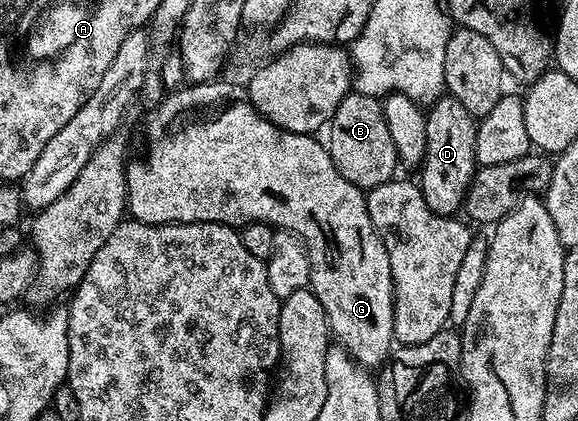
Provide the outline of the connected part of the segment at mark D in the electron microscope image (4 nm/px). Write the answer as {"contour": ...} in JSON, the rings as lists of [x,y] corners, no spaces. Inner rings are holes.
{"contour":[[[444,94],[439,97],[439,99],[430,107],[426,109],[427,121],[425,122],[425,158],[423,159],[422,164],[419,165],[417,169],[417,183],[421,194],[423,195],[423,201],[425,206],[429,206],[429,210],[433,214],[438,216],[455,216],[456,213],[460,211],[463,207],[463,200],[467,197],[467,191],[471,185],[471,179],[475,176],[476,163],[475,163],[475,125],[477,123],[476,117],[469,114],[469,110],[465,110],[465,106],[461,106],[461,102],[457,102],[457,98],[453,98],[450,94]]]}

